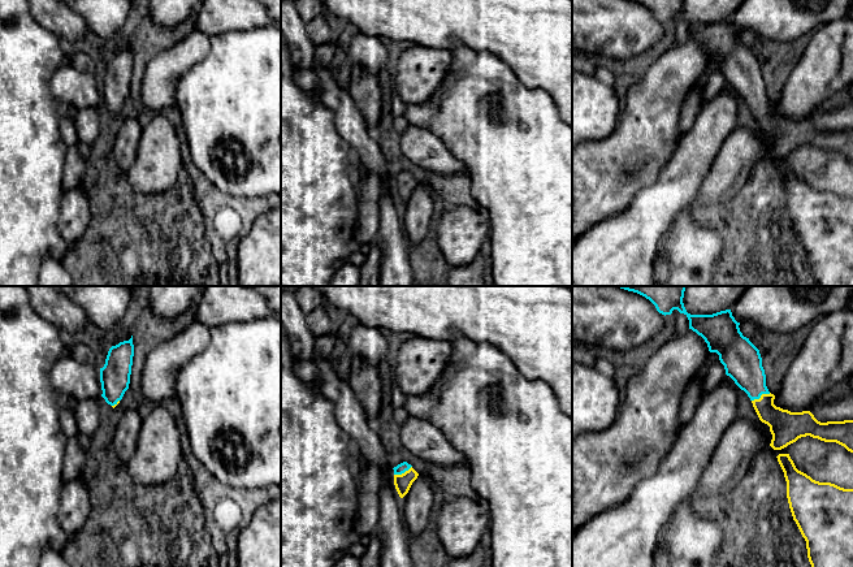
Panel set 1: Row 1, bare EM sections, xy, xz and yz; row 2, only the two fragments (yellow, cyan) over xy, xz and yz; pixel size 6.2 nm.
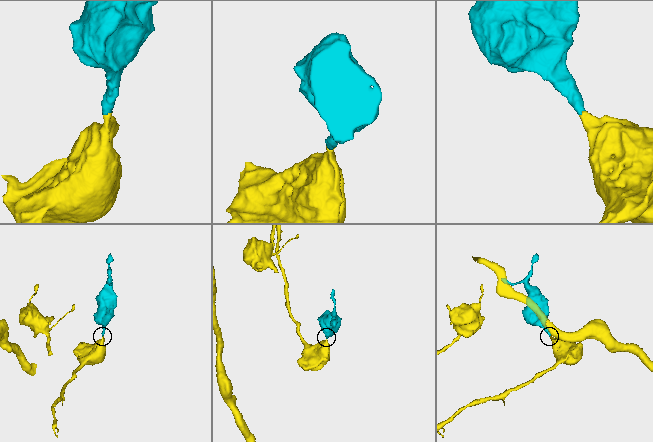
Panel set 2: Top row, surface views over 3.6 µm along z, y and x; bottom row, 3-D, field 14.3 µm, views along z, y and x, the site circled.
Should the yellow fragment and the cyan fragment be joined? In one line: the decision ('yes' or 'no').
yes

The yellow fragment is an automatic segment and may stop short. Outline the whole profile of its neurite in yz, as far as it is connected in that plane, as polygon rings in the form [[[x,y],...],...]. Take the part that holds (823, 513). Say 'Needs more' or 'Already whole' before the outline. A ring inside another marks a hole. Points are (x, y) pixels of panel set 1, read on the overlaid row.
Already whole. [[[789,454],[776,458],[811,567],[853,567],[853,489],[813,480],[796,468]]]

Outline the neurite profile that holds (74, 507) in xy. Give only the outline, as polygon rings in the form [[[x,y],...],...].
[[[83,476],[62,485],[59,523],[73,538],[83,527],[91,510],[88,489]]]

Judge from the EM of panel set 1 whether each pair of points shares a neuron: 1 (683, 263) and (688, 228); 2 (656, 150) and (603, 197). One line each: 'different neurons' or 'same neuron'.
1: same neuron
2: same neuron

